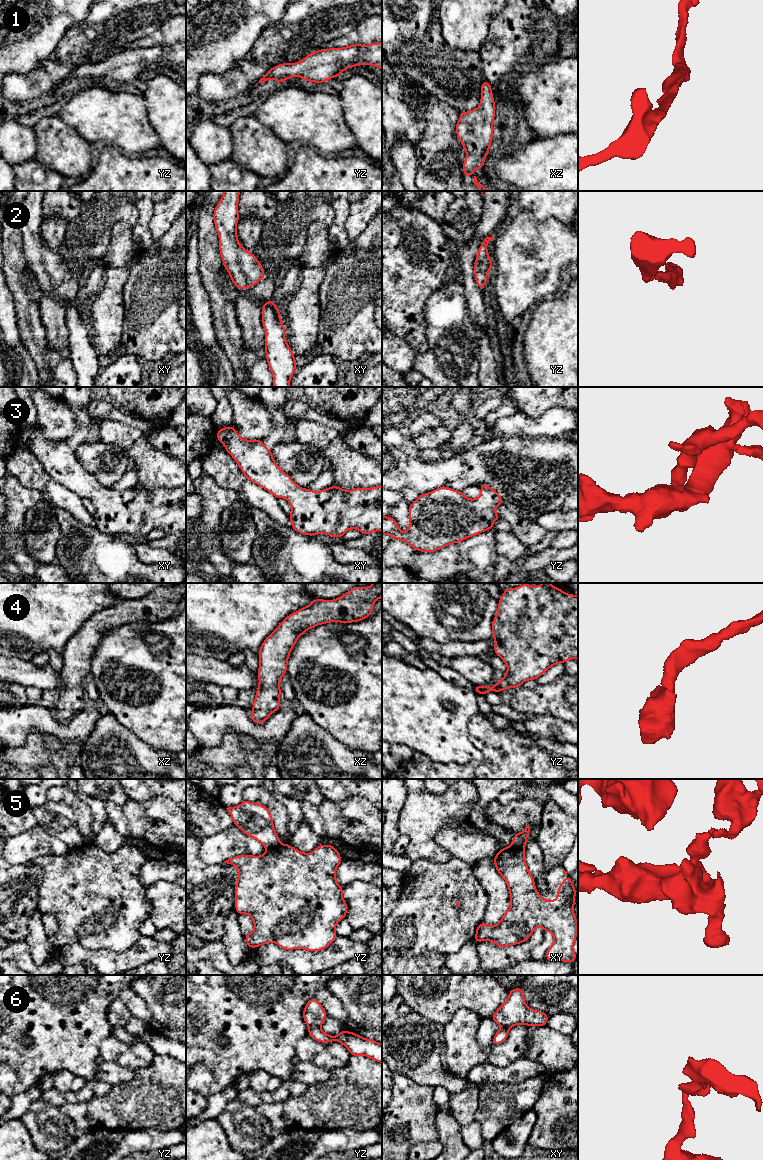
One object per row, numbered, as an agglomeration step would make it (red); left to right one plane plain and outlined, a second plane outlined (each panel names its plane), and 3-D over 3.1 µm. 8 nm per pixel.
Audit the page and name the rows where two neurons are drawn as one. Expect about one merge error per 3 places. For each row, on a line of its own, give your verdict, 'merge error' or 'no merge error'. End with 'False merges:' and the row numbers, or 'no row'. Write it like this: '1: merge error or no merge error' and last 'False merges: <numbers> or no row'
1: no merge error
2: no merge error
3: no merge error
4: no merge error
5: merge error
6: merge error
False merges: 5, 6

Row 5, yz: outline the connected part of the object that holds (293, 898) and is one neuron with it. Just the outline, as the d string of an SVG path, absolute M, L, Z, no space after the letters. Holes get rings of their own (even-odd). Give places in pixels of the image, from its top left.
M280 844L276 848L267 849L261 856L239 855L224 861L238 868L238 880L235 886L235 910L239 915L247 914L254 922L254 930L245 936L249 948L256 948L268 942L276 943L285 950L305 949L308 951L321 951L328 947L337 937L335 932L336 924L346 917L348 905L343 899L343 887L336 882L336 869L342 860L339 852L332 845L319 845L311 853L303 853L289 844Z

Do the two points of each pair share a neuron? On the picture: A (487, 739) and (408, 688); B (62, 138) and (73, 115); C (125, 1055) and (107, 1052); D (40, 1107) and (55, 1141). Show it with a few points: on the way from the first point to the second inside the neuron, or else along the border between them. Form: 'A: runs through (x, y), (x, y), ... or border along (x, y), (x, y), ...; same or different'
A: border along (479, 711), (467, 725), (469, 739), (476, 748); different
B: border along (58, 115), (86, 139); different
C: runs through (121, 1051), (112, 1050); same
D: runs through (40, 1115), (40, 1118), (53, 1133); same

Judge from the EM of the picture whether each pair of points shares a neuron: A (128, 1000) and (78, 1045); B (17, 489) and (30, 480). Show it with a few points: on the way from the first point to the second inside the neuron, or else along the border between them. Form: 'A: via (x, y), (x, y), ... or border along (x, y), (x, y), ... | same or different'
A: border along (125, 985), (117, 996) | different
B: border along (10, 474), (23, 485), (37, 489), (42, 498) | different

